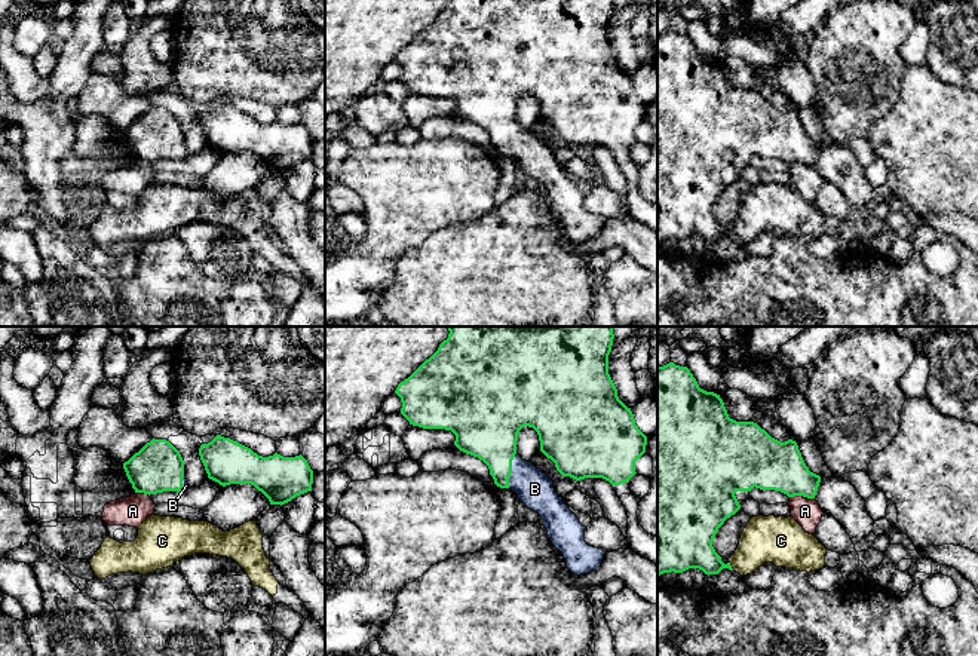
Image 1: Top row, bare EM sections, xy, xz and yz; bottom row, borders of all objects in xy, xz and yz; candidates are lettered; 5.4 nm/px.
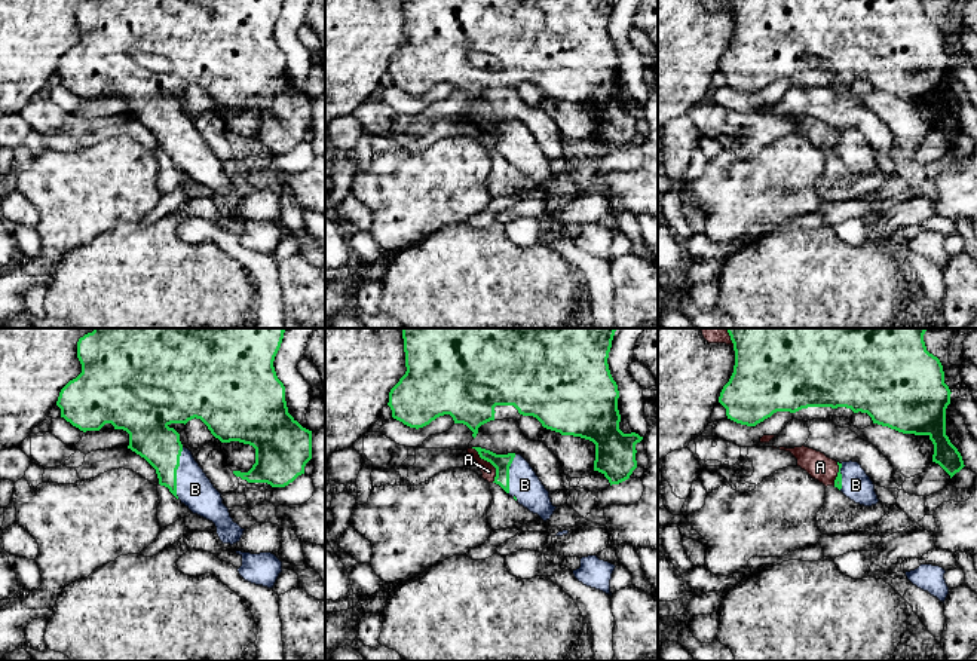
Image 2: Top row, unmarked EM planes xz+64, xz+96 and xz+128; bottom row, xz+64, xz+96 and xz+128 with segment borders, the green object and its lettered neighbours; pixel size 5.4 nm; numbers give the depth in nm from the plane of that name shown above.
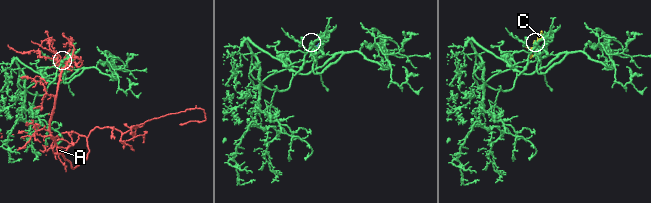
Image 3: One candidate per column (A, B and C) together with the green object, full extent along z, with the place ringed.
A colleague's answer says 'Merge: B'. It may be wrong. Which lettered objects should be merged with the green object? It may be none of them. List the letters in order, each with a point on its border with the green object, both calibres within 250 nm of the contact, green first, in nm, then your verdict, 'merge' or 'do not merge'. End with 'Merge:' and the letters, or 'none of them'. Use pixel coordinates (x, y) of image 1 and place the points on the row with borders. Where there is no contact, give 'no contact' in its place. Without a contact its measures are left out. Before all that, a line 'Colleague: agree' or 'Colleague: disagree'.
Colleague: agree
A: yz (802, 494) | 280/150 nm | do not merge
B: xz (511, 469) | 320/200 nm | merge
C: yz (730, 566) | 240/260 nm | do not merge
Merge: B

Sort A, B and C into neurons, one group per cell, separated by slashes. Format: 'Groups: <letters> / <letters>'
Groups: A / B / C

